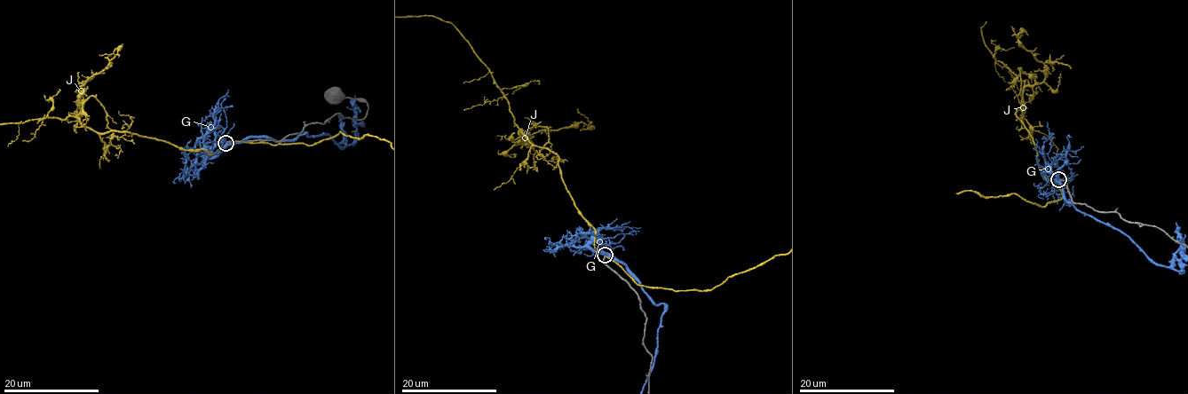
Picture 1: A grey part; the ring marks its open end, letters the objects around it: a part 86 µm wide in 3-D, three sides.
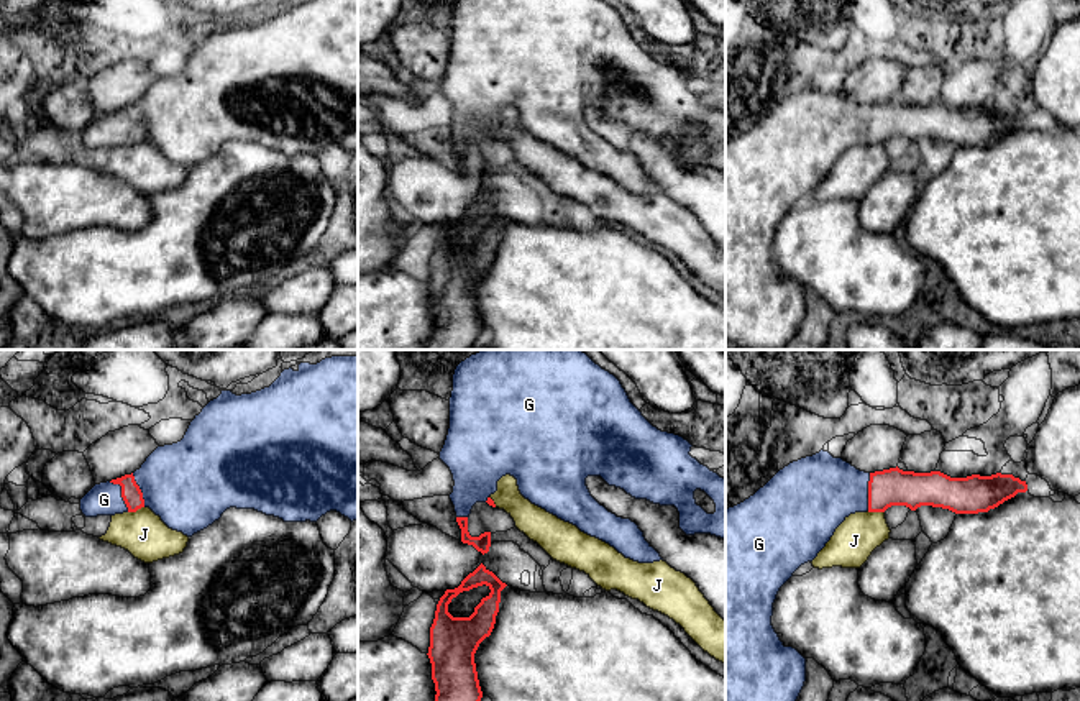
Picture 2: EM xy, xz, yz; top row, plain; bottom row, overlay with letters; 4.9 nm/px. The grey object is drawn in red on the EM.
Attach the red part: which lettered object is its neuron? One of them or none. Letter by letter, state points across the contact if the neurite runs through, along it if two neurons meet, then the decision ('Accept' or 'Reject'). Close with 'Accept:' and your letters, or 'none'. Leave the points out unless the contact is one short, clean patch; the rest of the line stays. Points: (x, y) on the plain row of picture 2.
G: Path across: xy (132, 127), (122, 125), (104, 132). Accept
J: Boundary: yz (867, 143), (883, 145). Reject
Accept: G

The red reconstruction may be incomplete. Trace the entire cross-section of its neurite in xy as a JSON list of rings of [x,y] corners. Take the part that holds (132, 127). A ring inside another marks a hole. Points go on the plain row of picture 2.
[[[289,0],[261,23],[241,28],[222,23],[195,48],[181,74],[158,79],[140,102],[95,117],[80,131],[85,149],[141,140],[149,140],[169,161],[187,169],[212,158],[230,140],[254,141],[284,154],[317,154],[330,143],[358,153],[358,0]]]

